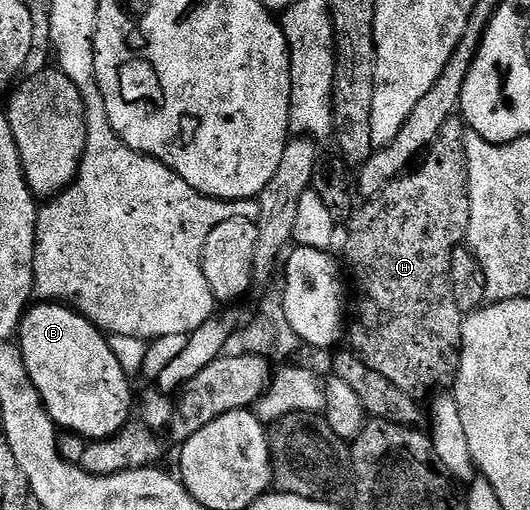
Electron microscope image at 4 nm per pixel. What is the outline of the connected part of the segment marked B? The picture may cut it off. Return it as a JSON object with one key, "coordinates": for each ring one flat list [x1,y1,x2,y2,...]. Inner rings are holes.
{"coordinates":[[37,302,24,313,20,320,19,347,21,357,29,371,35,390,39,390,45,409,49,412,54,425,58,429,66,428,77,436,86,436,89,442,108,440,116,436,122,428,130,423,129,407,135,404,135,392,129,389,130,377,125,375,123,366,119,366,119,358,111,350,108,339,101,329,80,313,56,302]]}

